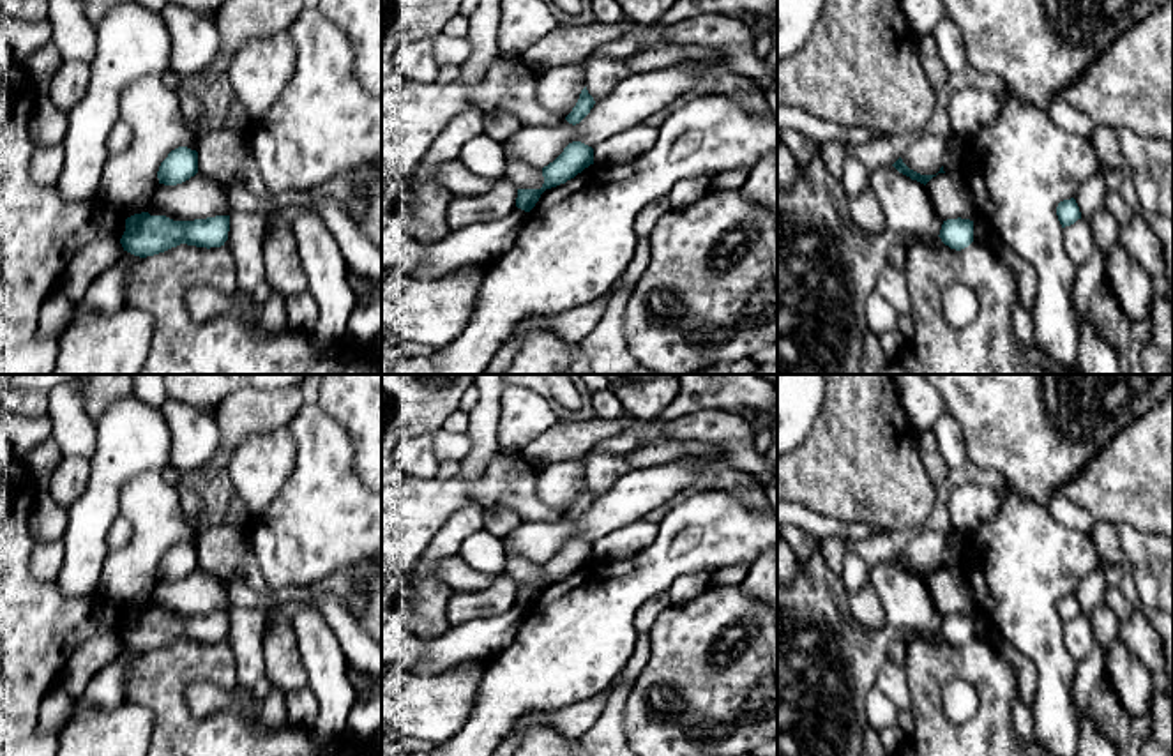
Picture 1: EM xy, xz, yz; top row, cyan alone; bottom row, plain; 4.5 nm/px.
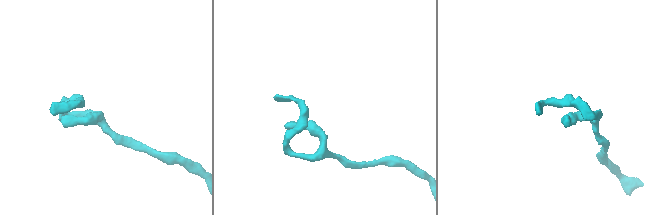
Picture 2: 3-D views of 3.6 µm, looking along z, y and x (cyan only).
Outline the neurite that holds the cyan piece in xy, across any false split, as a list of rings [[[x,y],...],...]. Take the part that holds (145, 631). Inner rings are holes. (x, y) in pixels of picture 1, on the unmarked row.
[[[134,609],[125,615],[120,634],[124,646],[147,654],[180,639],[196,643],[221,643],[228,636],[230,611],[194,616],[173,616],[166,611]]]

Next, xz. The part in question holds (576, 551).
[[[581,537],[569,539],[553,558],[542,563],[541,585],[518,585],[516,602],[530,608],[546,585],[565,579],[590,560],[594,560],[594,544]]]

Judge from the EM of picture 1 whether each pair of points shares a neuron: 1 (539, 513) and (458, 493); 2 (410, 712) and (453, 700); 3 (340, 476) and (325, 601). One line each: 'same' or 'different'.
1: same
2: same
3: different

